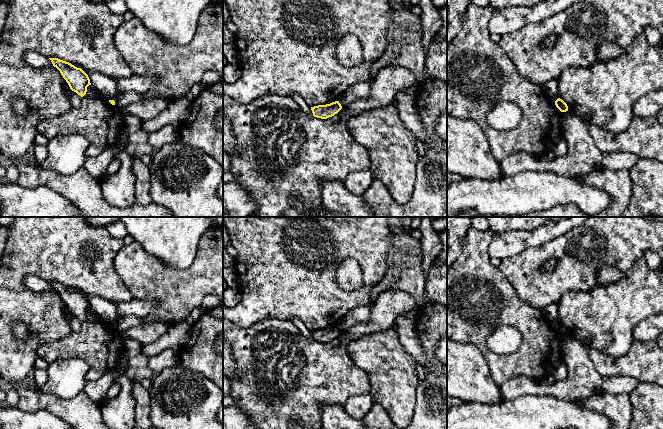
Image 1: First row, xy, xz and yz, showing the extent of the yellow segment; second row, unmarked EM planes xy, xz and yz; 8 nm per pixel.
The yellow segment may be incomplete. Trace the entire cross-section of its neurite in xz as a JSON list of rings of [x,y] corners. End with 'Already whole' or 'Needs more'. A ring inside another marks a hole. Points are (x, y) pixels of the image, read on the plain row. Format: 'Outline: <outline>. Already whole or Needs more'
Outline: [[[335,325],[326,329],[311,331],[313,340],[321,343],[327,343],[329,341],[332,341],[337,338],[341,333],[342,330],[339,325]]]. Already whole

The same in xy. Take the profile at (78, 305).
Outline: [[[58,282],[49,283],[53,290],[60,295],[70,313],[83,321],[87,316],[87,311],[91,309],[88,299],[81,292],[75,291],[69,286]]]. Already whole

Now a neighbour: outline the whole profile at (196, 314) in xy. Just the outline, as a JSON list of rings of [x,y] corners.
[[[197,307],[192,310],[190,315],[185,319],[185,321],[192,326],[195,322],[197,322],[203,315],[205,310],[202,307]]]

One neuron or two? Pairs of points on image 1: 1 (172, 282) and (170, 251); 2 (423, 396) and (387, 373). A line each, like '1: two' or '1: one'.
1: two
2: two

